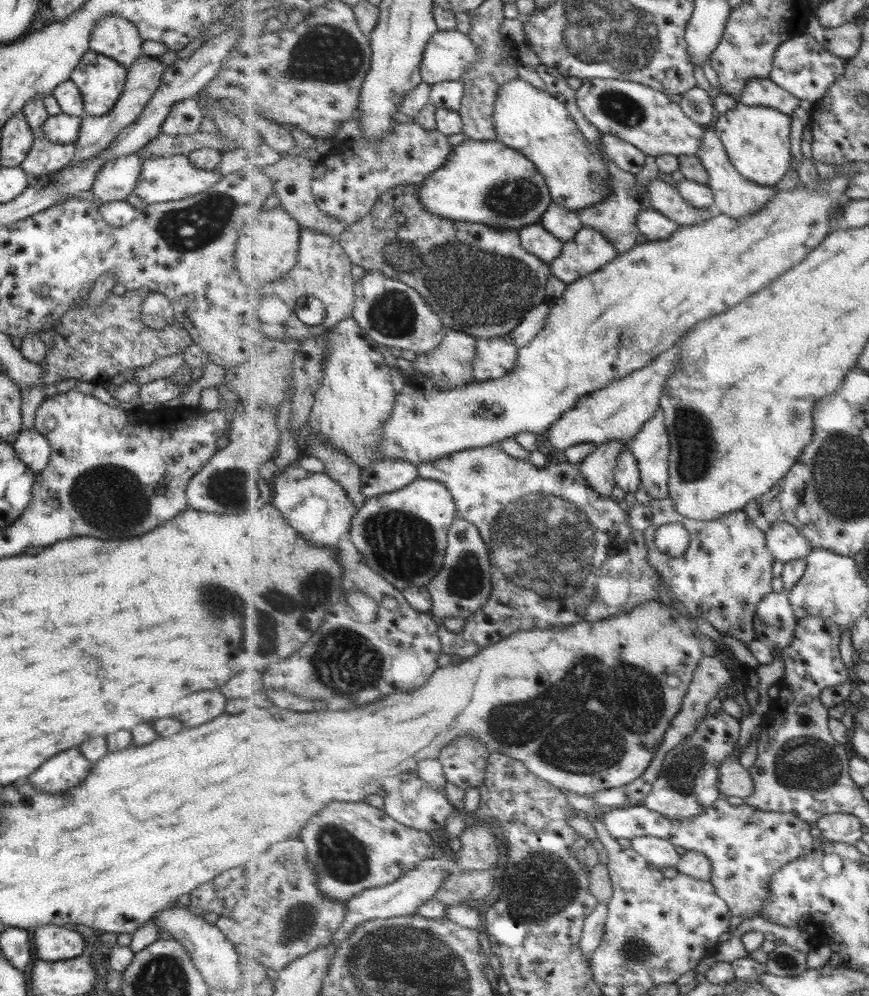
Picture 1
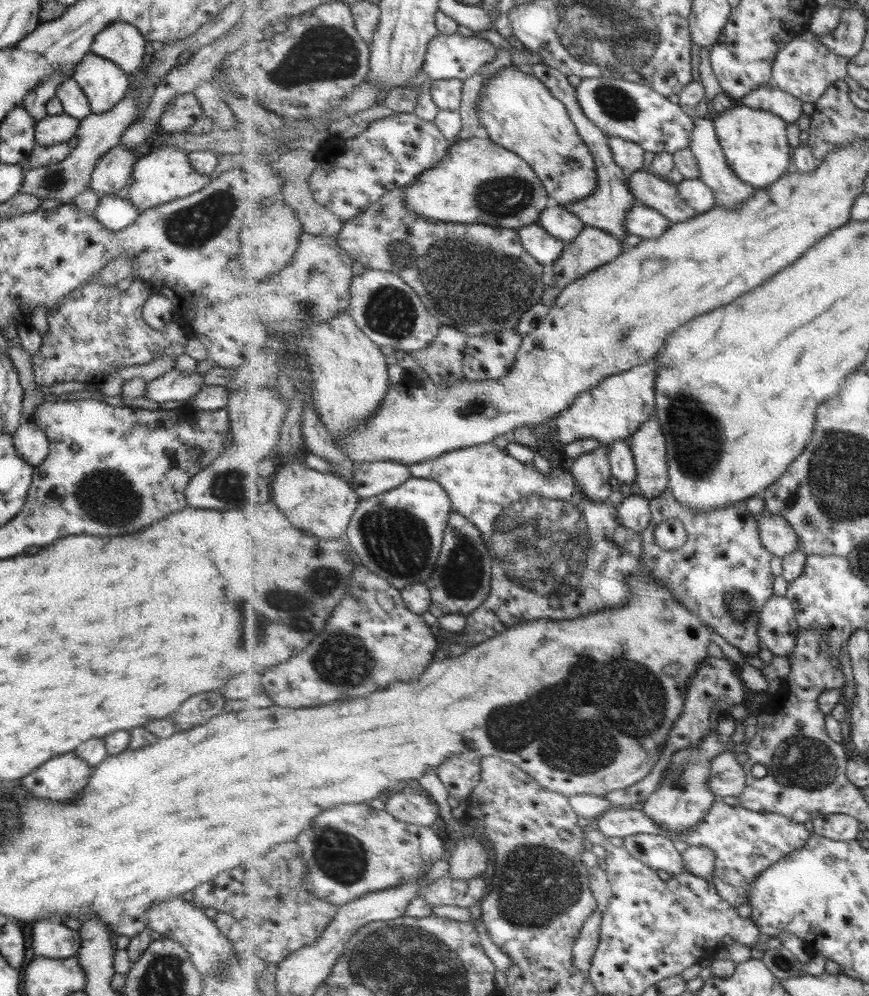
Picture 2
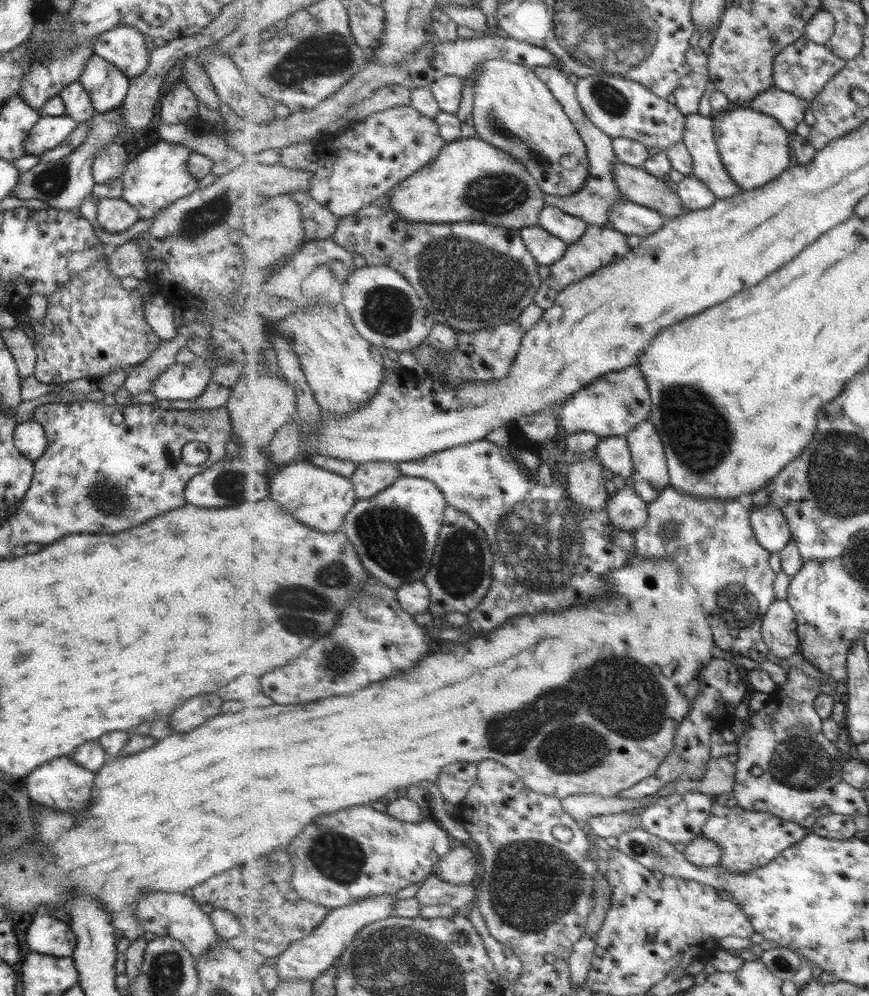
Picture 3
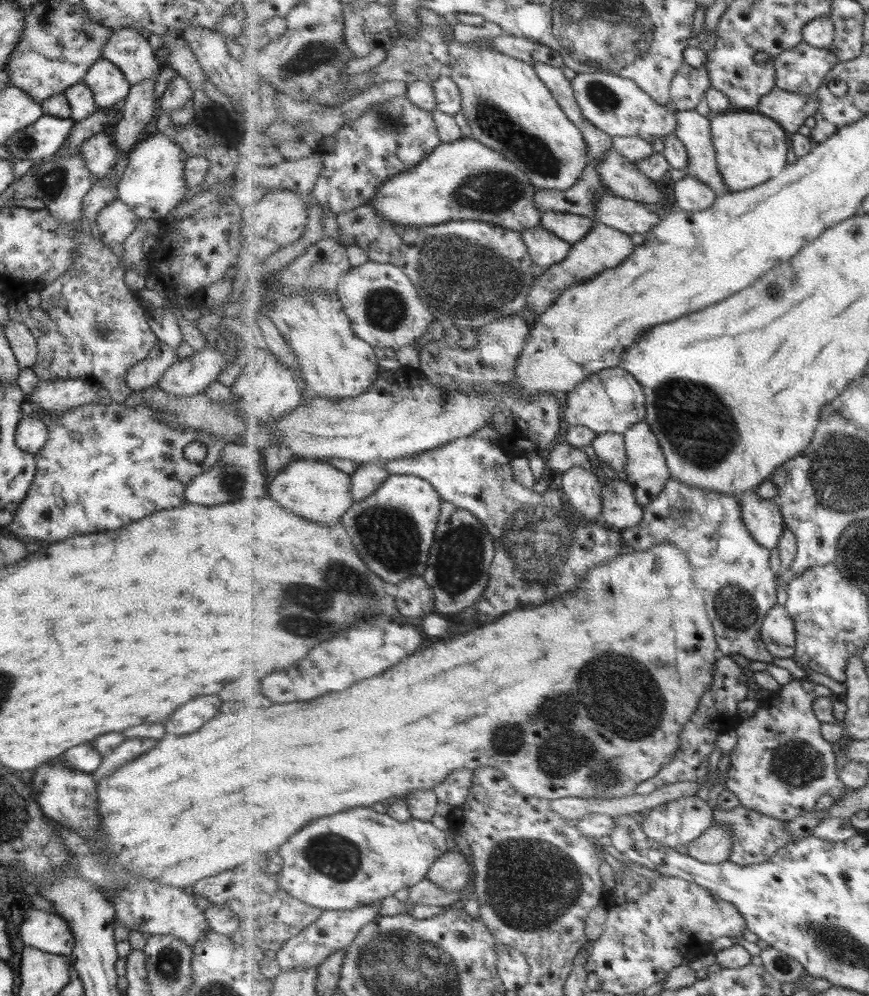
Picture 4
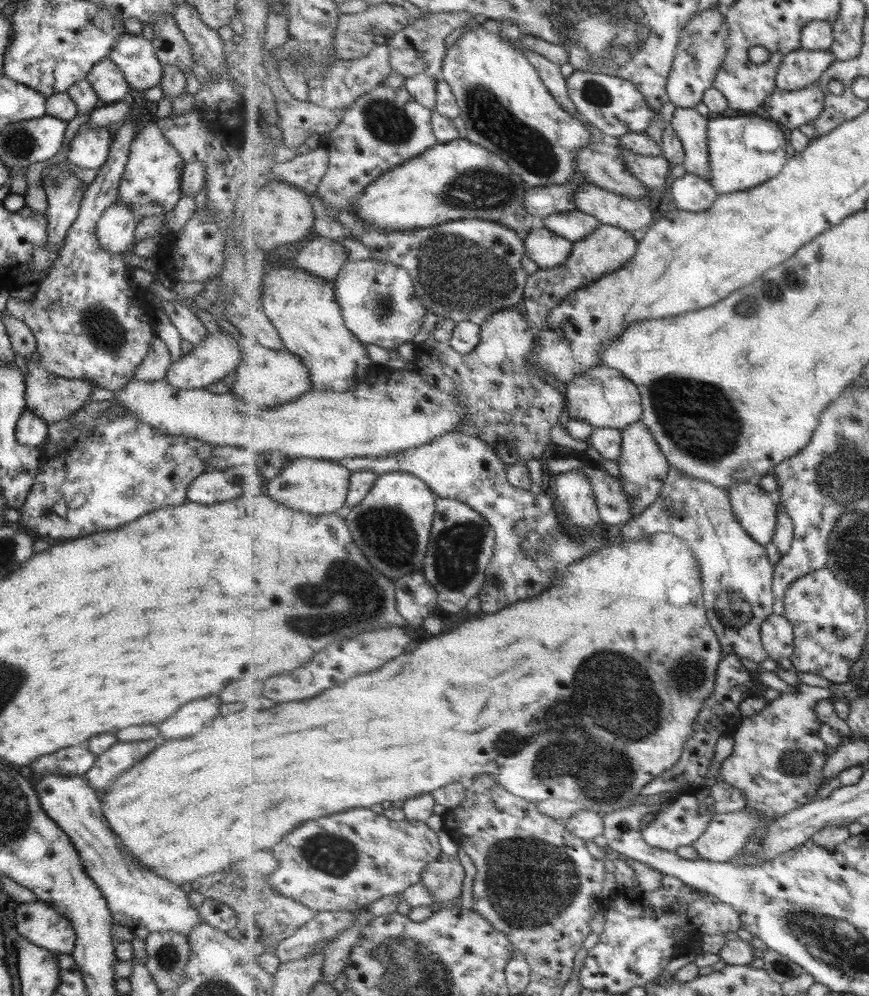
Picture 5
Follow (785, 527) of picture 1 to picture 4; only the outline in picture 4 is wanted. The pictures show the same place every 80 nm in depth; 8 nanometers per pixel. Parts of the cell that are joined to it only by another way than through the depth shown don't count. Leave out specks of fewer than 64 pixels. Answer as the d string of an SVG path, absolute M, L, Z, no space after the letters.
M756 490L739 496L745 526L761 546L772 550L781 542L785 529L780 506L771 499L761 499Z

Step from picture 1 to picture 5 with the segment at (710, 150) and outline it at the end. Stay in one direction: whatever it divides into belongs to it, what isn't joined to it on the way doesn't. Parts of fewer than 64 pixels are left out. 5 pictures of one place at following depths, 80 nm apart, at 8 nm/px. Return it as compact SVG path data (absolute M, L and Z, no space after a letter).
M677 107L671 126L683 143L687 173L696 174L709 181L712 178L712 164L709 158L708 126L709 119L697 110Z

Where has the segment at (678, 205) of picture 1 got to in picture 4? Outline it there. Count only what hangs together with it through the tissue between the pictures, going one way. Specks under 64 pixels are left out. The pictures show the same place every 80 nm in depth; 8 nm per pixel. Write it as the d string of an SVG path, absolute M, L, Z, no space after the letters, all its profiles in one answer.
M614 147L598 162L598 173L608 190L621 198L648 206L668 204L667 197L661 193L655 181Z

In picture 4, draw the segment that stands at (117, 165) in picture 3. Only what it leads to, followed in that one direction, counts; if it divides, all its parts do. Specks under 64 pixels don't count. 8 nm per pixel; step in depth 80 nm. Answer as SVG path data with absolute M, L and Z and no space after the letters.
M107 131L86 138L78 146L75 155L82 156L87 170L97 179L106 176L118 158L118 152Z

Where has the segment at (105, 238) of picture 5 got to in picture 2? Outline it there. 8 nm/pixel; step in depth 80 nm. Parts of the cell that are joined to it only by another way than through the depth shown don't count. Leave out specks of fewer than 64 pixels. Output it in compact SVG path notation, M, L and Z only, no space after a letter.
M113 194L100 197L93 210L95 220L112 231L120 231L128 227L137 218L138 213L128 200Z

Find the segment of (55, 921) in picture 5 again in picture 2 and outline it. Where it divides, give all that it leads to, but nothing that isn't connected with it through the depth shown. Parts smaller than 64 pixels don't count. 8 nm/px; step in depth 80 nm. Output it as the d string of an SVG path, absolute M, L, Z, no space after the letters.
M40 920L33 923L31 930L31 950L33 955L49 959L75 957L79 951L79 934L63 923Z

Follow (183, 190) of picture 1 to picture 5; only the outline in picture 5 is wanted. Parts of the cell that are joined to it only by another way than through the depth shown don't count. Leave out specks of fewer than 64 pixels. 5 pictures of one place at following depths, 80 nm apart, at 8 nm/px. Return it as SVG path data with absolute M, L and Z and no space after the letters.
M139 122L137 126L138 129L135 138L131 141L128 159L119 181L118 200L139 221L143 216L165 214L173 209L182 196L180 180L184 162L154 122L145 126Z

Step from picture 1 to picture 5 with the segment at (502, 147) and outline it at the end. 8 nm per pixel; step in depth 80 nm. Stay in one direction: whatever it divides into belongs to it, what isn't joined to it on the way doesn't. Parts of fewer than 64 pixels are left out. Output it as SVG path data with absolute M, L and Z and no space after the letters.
M458 138L448 143L438 142L420 156L382 174L365 189L353 207L356 206L366 221L373 222L386 231L425 229L460 219L485 219L504 224L524 238L539 225L538 219L526 207L526 190L527 184L521 175L500 154L467 138Z

